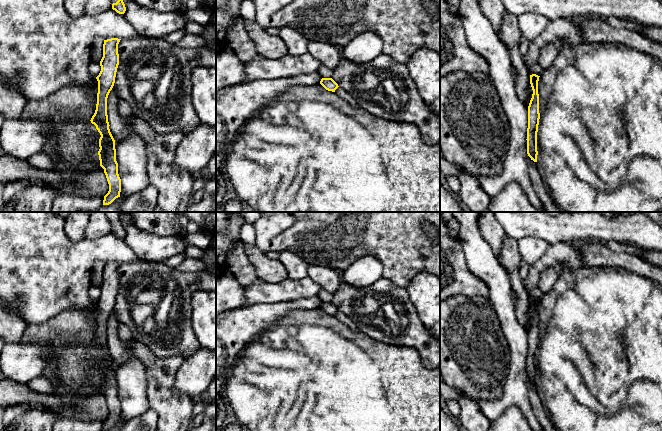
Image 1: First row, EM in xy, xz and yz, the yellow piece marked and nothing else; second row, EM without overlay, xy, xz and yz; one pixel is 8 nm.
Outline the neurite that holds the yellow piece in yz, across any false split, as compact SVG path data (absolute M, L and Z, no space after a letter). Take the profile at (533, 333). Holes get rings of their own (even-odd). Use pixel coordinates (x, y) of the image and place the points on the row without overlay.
M536 298L530 299L530 308L533 314L532 322L528 330L528 352L527 352L527 378L534 386L537 386L537 356L540 343L538 305Z

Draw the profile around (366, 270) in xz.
M362 256L354 261L343 274L343 280L355 288L371 286L382 278L382 262L375 257Z

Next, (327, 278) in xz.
M311 265L308 267L308 276L321 288L330 293L336 292L341 278L335 269L322 265Z

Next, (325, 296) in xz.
M323 288L318 292L317 296L322 302L331 302L333 299L333 294Z

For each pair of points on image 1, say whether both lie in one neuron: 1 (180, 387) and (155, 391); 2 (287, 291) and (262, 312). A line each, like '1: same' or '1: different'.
1: different
2: different

